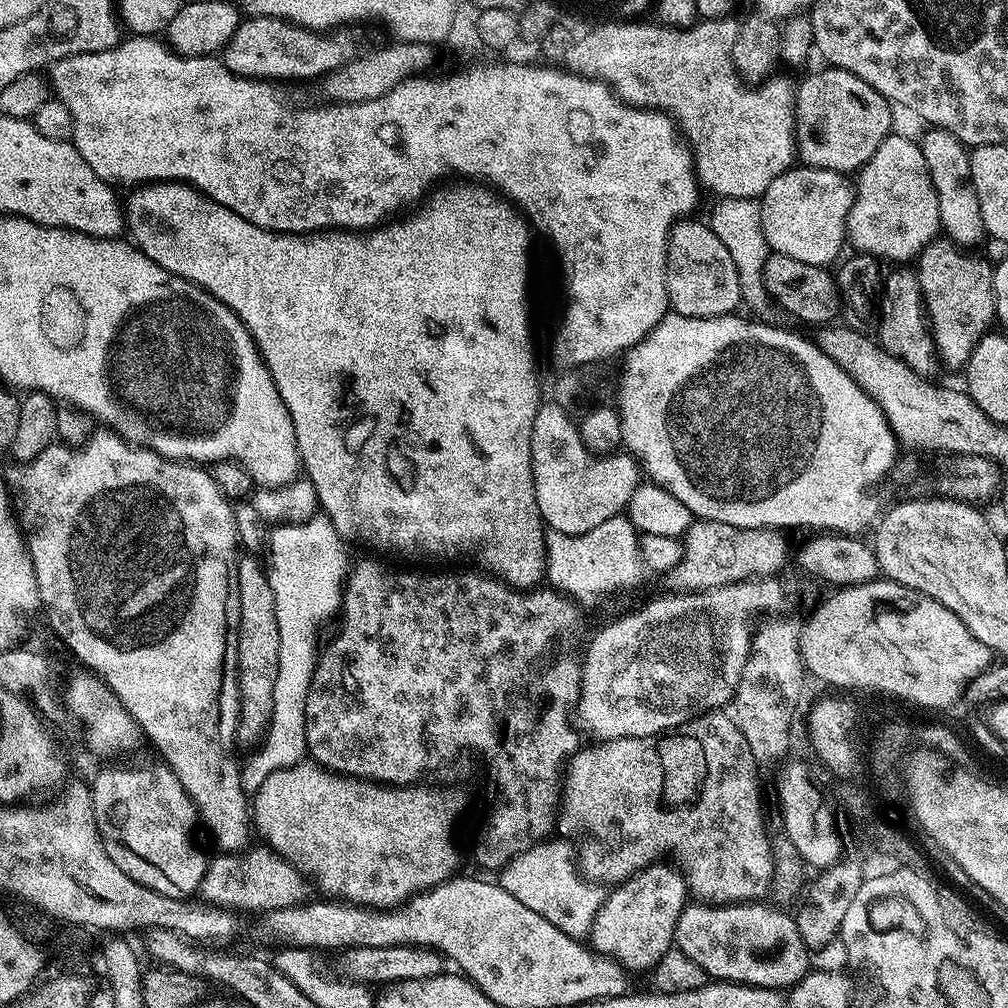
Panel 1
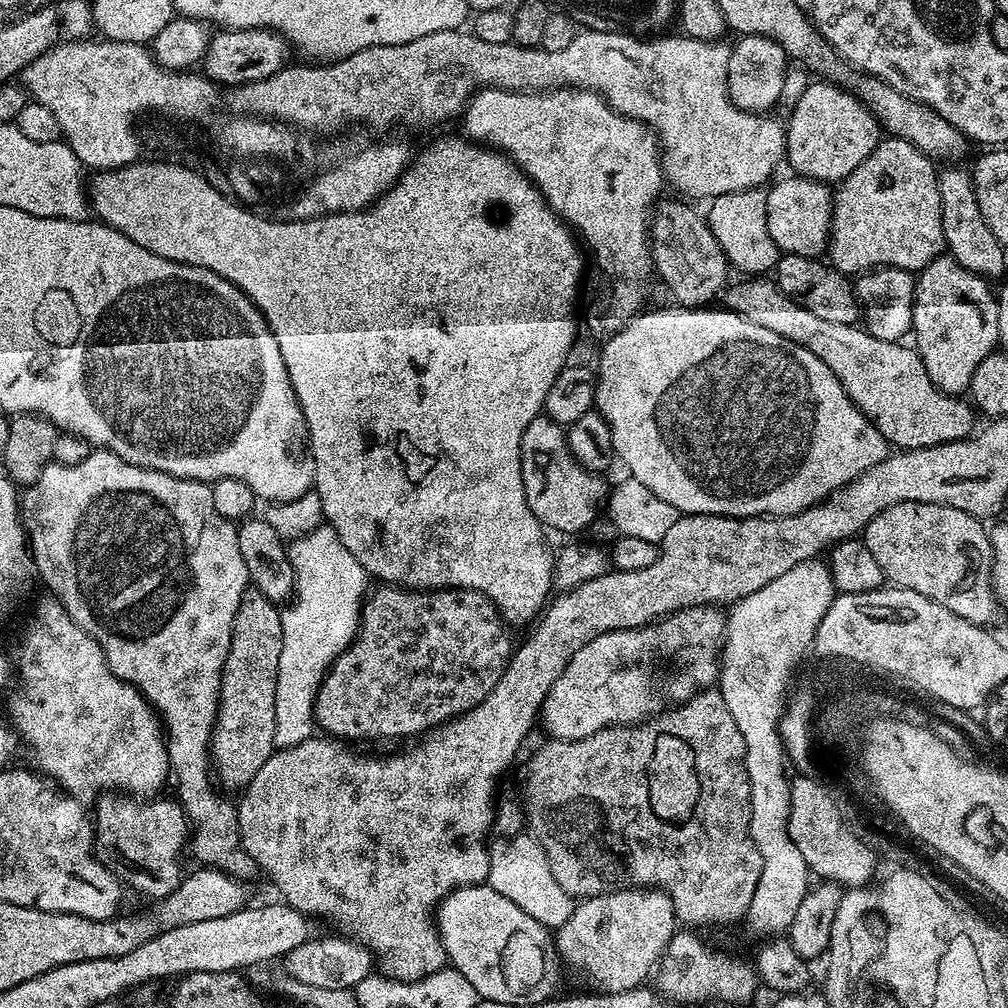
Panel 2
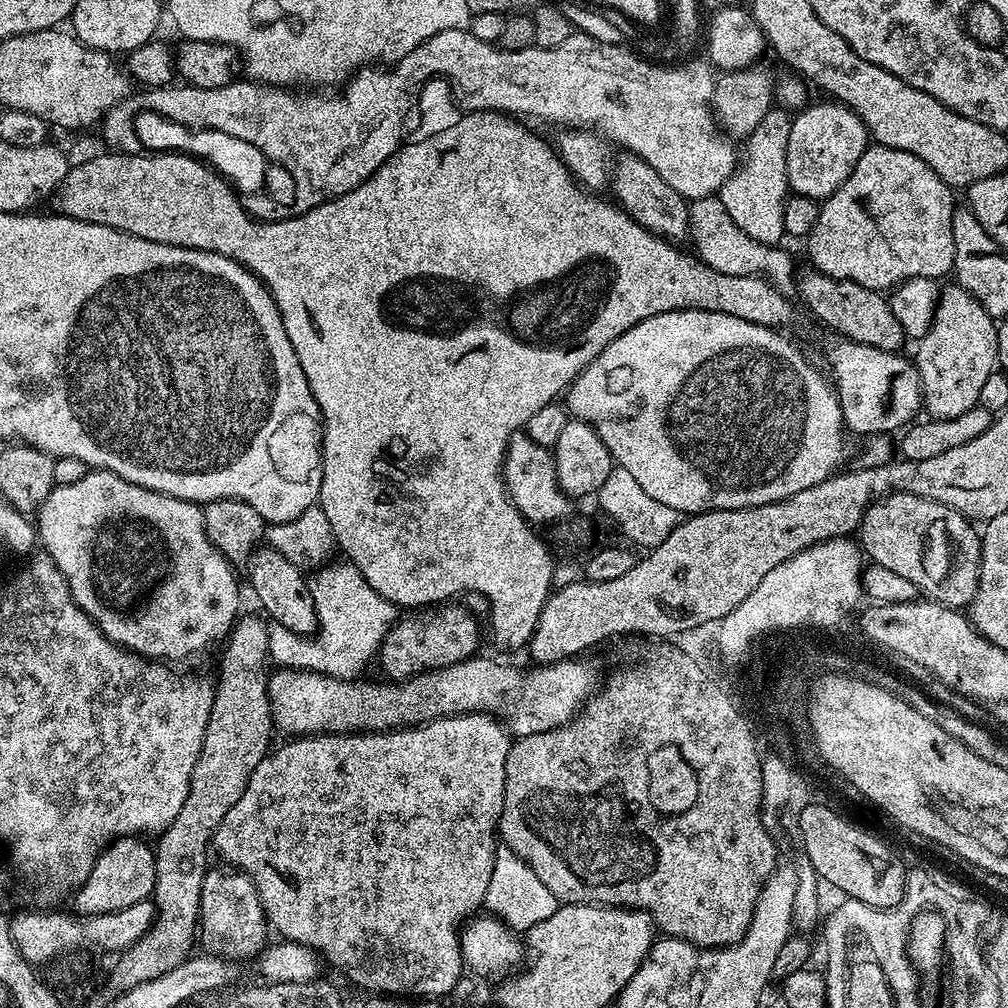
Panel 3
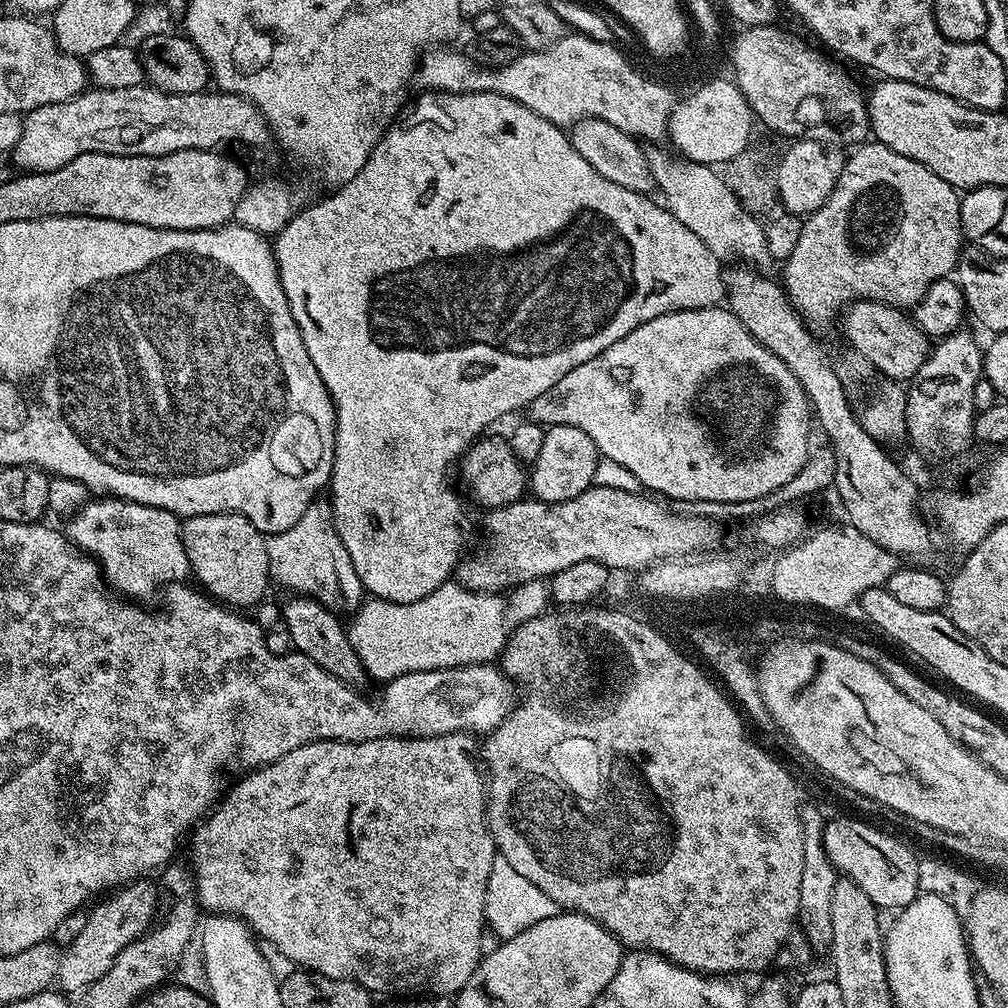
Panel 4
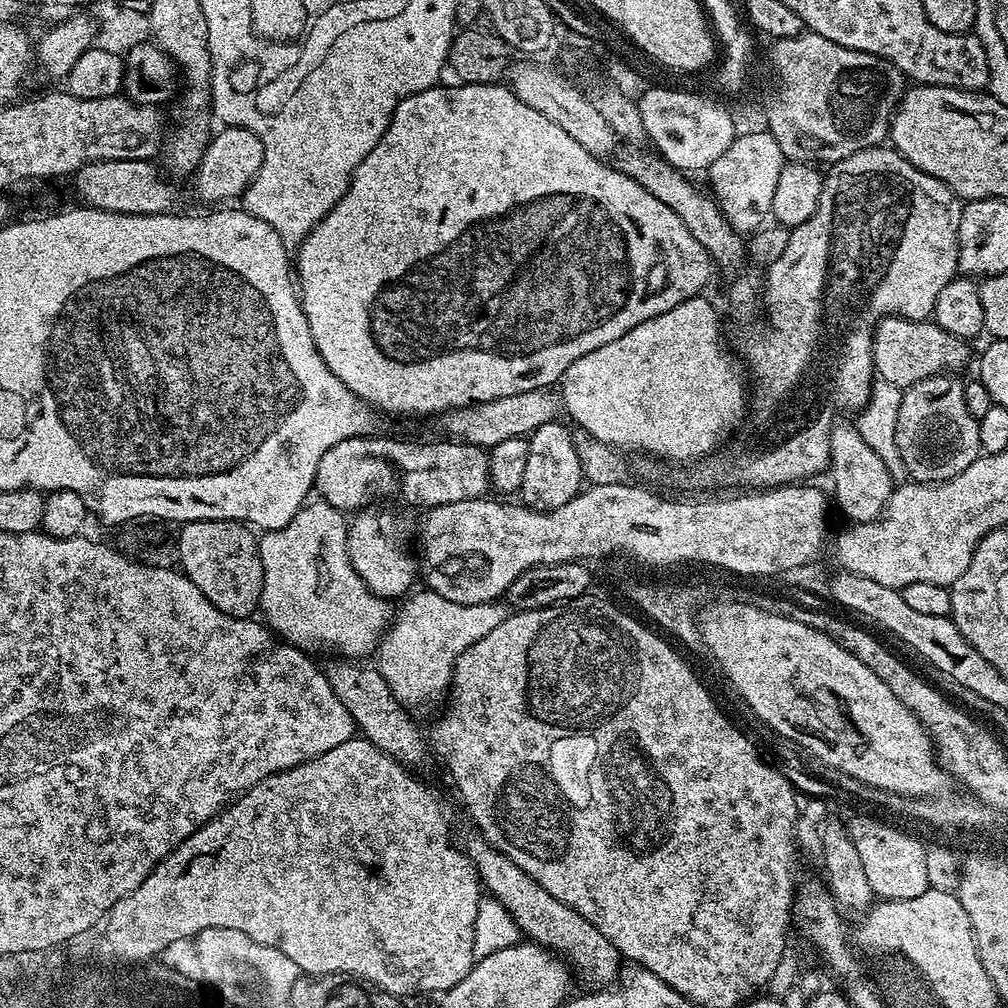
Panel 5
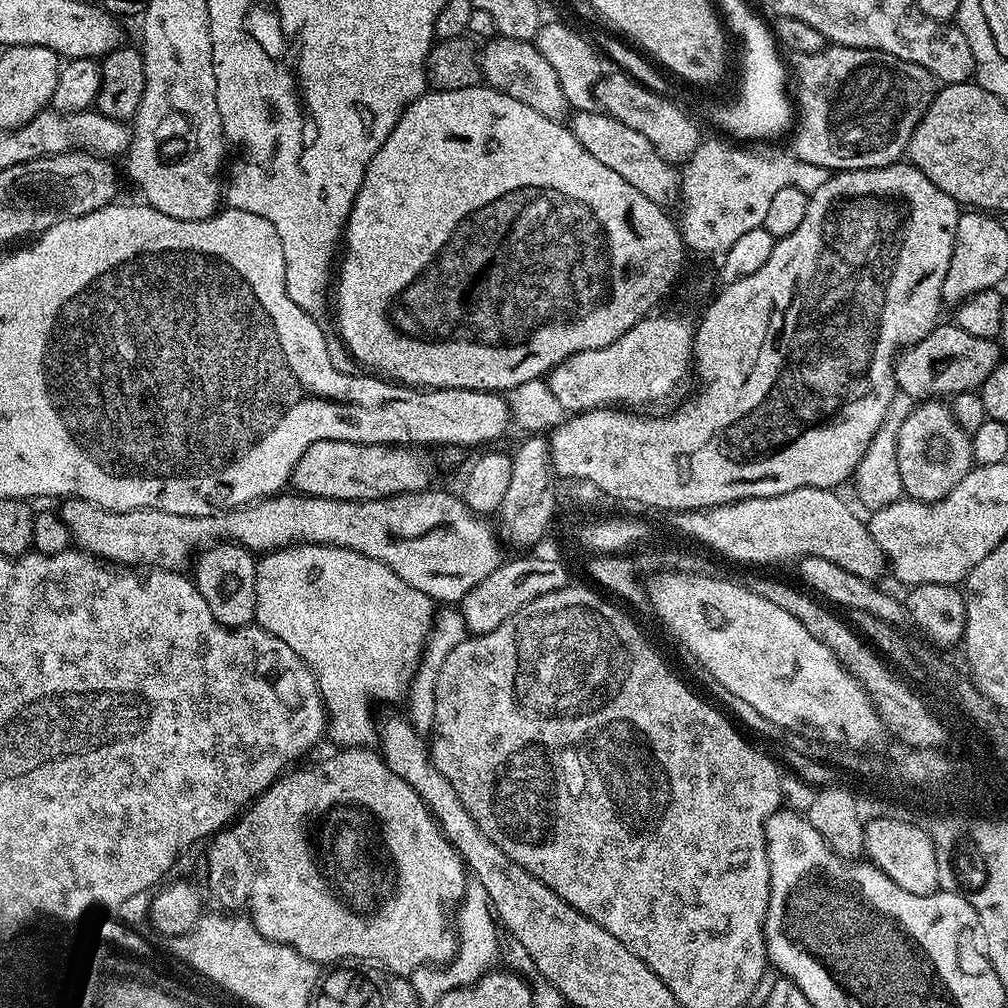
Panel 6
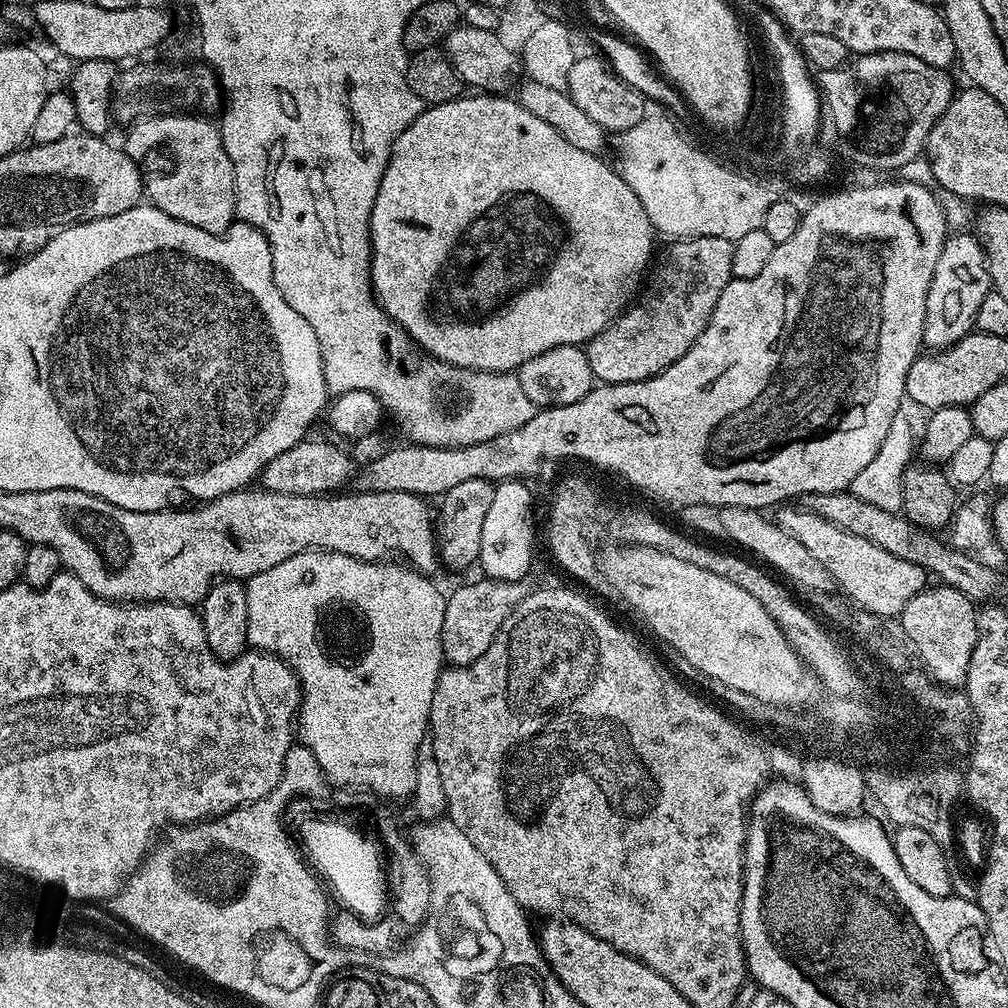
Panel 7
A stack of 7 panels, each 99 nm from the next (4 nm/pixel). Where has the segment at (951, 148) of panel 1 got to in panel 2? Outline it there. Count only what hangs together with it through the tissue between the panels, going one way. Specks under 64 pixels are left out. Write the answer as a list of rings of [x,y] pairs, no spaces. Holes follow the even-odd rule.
[[[944,166],[938,172],[938,194],[942,198],[942,230],[947,251],[966,270],[985,278],[1000,276],[1004,272],[1005,245],[994,238],[994,230],[986,226],[982,210],[978,210],[978,194],[972,181],[972,172],[964,166]]]

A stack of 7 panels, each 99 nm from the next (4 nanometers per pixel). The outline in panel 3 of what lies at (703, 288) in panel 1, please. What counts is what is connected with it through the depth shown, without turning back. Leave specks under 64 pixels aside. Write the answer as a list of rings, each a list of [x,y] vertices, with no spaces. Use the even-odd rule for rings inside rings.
[[[624,154],[617,164],[615,161],[610,180],[610,188],[616,191],[615,199],[619,207],[634,217],[646,230],[673,242],[680,242],[683,236],[685,238],[689,235],[689,201],[680,196],[674,186],[668,185],[658,174],[658,170],[654,170],[654,166],[639,160],[637,156]]]

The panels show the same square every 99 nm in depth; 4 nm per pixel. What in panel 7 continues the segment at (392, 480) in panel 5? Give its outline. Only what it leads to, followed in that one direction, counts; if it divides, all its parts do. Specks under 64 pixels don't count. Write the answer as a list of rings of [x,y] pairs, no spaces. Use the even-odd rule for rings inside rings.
[[[305,438],[290,446],[290,450],[282,450],[269,464],[265,464],[258,480],[265,492],[278,494],[298,494],[299,496],[319,496],[332,494],[349,483],[354,471],[354,463],[336,444],[328,440],[312,440]]]

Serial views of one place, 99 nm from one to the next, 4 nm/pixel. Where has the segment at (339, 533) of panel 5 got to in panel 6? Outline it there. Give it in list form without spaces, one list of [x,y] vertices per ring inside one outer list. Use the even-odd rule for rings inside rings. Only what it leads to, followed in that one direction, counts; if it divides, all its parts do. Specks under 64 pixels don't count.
[[[302,544],[289,547],[286,555],[288,555],[288,560],[264,558],[257,563],[255,623],[259,627],[265,628],[270,634],[274,634],[274,638],[282,638],[282,642],[286,642],[286,646],[290,646],[290,650],[294,650],[294,654],[298,654],[298,658],[302,658],[302,662],[312,671],[320,696],[324,699],[324,711],[328,714],[327,739],[329,741],[332,739],[340,748],[371,745],[378,736],[377,721],[372,721],[372,703],[375,700],[385,700],[386,703],[392,704],[395,700],[403,701],[407,697],[408,685],[412,683],[412,675],[415,674],[416,667],[420,665],[420,656],[424,653],[424,642],[428,639],[428,630],[434,619],[434,602],[426,594],[422,594],[422,590],[414,590],[414,586],[402,582],[402,578],[398,578],[398,574],[394,574],[394,570],[390,570],[390,566],[377,560],[370,560],[349,548]]]

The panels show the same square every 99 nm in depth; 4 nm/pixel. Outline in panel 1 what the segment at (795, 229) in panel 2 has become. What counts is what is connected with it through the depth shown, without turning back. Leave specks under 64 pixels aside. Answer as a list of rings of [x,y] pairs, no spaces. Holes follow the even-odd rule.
[[[793,166],[778,174],[770,186],[758,197],[761,208],[761,230],[769,249],[775,254],[786,254],[797,262],[810,262],[810,266],[828,266],[841,259],[848,234],[848,215],[856,197],[853,181],[845,173],[807,166]]]

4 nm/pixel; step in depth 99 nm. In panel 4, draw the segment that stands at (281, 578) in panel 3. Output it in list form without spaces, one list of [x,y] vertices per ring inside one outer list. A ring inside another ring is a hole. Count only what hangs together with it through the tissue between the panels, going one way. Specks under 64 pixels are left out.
[[[292,594],[289,597],[284,604],[284,628],[292,639],[291,647],[344,684],[360,686],[366,680],[366,673],[362,662],[354,654],[354,648],[350,646],[345,625],[342,620],[340,624],[339,618],[332,613],[335,611],[311,596]]]

